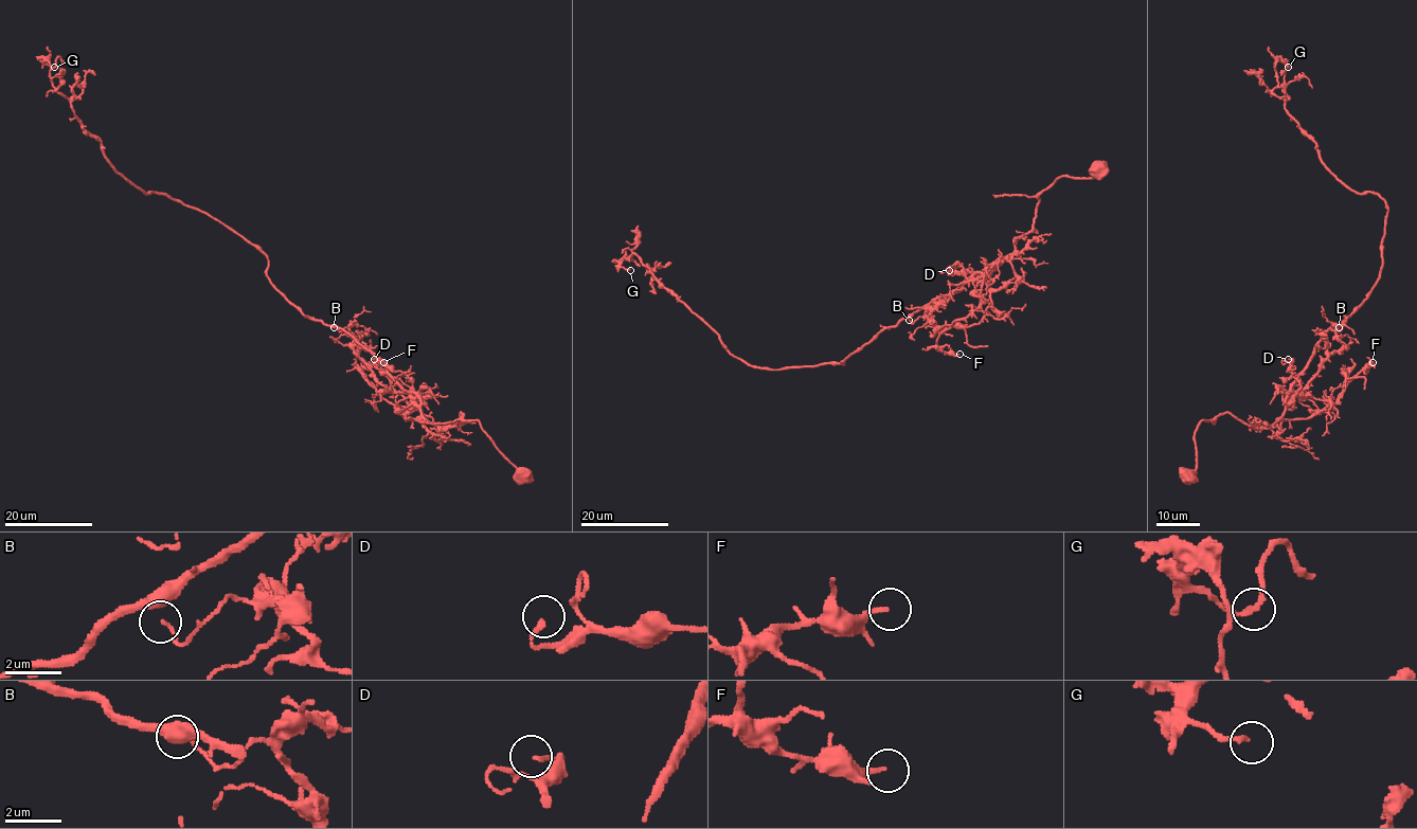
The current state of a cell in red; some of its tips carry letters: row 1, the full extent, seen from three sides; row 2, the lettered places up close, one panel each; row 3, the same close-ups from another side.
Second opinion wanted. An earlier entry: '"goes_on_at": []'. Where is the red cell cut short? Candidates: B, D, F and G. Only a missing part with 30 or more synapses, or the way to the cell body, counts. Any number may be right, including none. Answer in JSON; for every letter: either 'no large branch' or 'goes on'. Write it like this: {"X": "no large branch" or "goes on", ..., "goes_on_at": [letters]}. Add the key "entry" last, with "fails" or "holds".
{"B": "no large branch", "D": "no large branch", "F": "no large branch", "G": "no large branch", "goes_on_at": [], "entry": "holds"}

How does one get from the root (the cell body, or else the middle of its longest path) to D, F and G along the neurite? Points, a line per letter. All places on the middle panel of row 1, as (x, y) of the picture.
D: (1099, 170), (1051, 184), (1038, 196), (1033, 228), (988, 282), (976, 272), (949, 270)
F: (1099, 170), (1059, 177), (1038, 196), (1033, 228), (987, 272), (980, 304), (937, 338), (944, 352), (960, 354)
G: (1099, 170), (1059, 177), (1011, 253), (880, 330), (843, 364), (750, 365), (633, 253), (621, 266), (630, 270)

